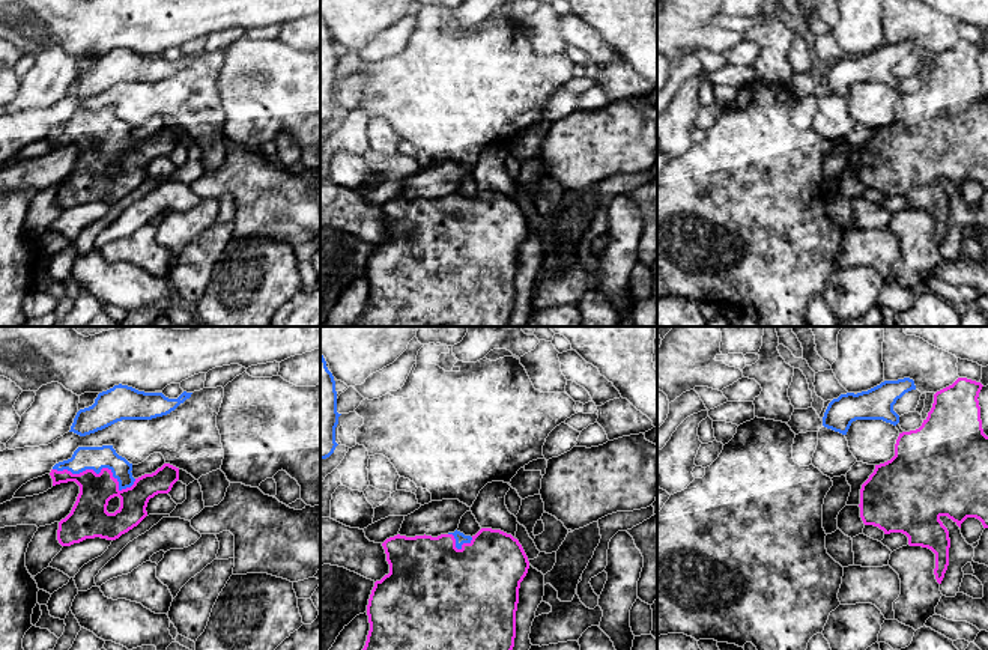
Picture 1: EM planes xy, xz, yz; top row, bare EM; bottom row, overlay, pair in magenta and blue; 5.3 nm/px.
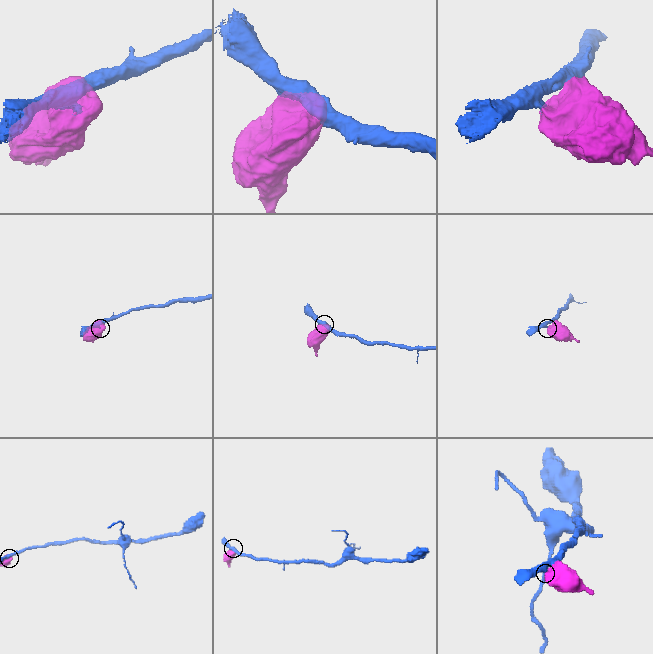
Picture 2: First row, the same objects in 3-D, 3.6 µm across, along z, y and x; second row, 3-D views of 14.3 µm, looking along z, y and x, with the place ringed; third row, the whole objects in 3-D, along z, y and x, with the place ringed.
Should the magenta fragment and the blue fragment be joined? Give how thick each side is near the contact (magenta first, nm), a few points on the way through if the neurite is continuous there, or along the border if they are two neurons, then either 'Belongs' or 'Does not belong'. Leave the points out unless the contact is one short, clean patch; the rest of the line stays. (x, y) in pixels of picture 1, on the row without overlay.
Thickness 200 nm (magenta) against 130 nm. Path across: xy (89, 181), (100, 136), (84, 121). Belongs

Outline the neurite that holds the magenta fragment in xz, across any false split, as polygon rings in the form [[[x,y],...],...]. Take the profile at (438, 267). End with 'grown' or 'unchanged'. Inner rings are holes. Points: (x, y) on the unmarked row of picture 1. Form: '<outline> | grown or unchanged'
[[[481,191],[475,199],[460,194],[432,199],[394,199],[382,206],[389,236],[374,245],[367,278],[370,293],[362,314],[352,327],[508,327],[516,301],[520,245],[529,224],[511,197]]] | grown

